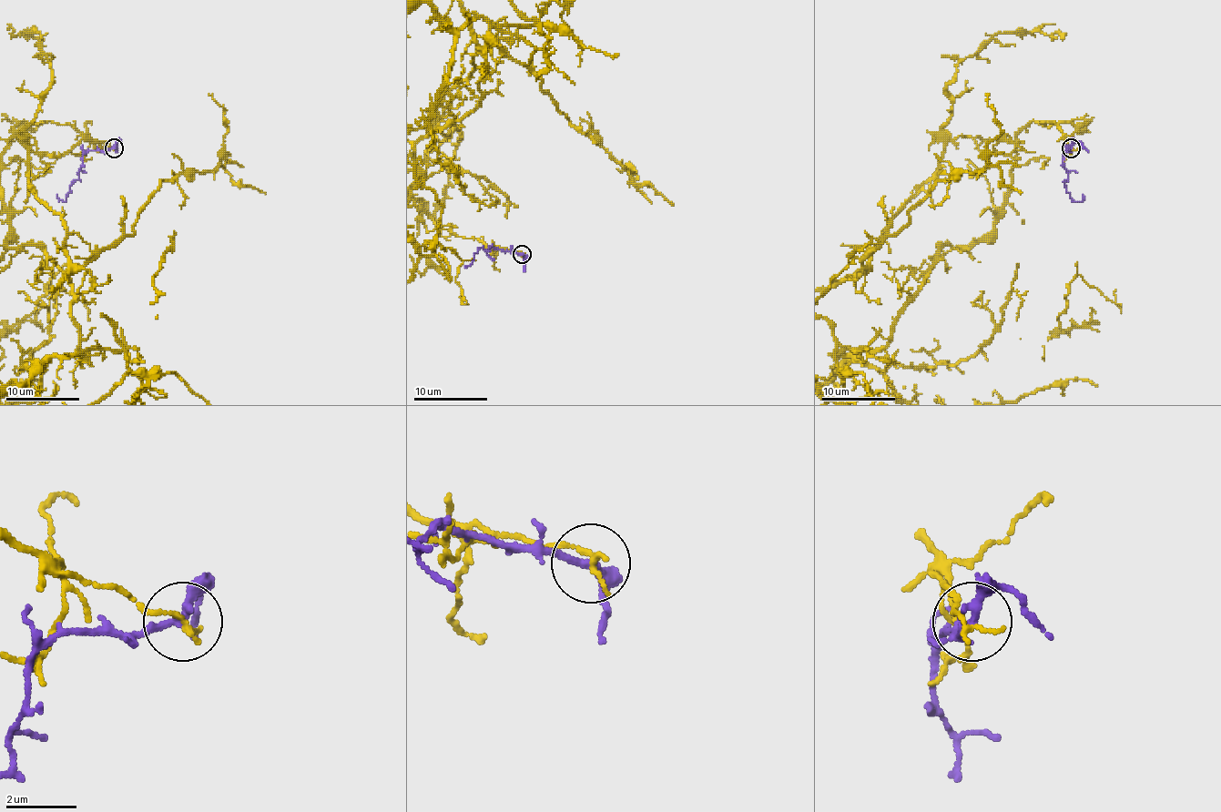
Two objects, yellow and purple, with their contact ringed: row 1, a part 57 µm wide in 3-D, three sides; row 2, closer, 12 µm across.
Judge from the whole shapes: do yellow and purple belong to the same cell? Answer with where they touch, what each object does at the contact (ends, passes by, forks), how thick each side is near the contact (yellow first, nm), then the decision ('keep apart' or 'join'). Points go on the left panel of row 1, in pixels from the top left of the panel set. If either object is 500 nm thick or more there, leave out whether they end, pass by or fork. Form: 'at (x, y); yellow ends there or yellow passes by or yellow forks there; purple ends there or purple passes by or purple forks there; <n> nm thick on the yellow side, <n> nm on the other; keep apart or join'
at (114, 147); yellow ends there; purple passes by; 190 nm thick on the yellow side, 220 nm on the other; keep apart

